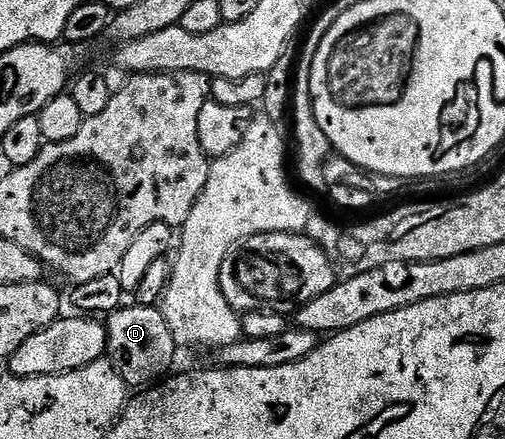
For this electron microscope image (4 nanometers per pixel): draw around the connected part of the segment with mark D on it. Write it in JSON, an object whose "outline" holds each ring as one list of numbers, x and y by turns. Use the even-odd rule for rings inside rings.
{"outline":[[138,303,132,307,122,306,109,313,105,324,109,343,107,356,121,373,122,385,130,389,133,387,133,390,144,390,166,379,174,371,173,359,177,356,179,340,171,326,167,326,167,318,160,307,148,308]]}

